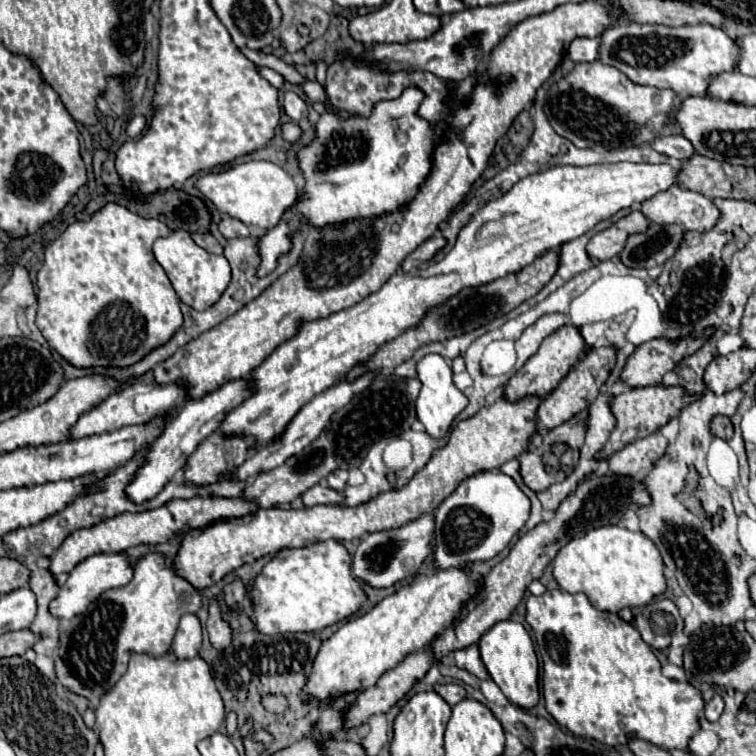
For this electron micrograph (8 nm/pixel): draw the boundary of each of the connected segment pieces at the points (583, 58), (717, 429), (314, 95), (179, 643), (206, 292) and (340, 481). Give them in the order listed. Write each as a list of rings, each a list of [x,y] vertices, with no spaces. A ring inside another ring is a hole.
[[[575,38],[575,42],[571,42],[567,50],[567,56],[573,62],[593,62],[599,60],[599,46],[599,38]]]
[[[715,416],[711,420],[711,432],[723,440],[731,440],[733,436],[733,424],[727,416]]]
[[[305,80],[303,82],[303,86],[301,86],[301,90],[303,90],[303,94],[311,100],[311,102],[317,102],[317,100],[321,100],[325,106],[327,106],[327,110],[331,110],[331,102],[327,100],[327,96],[325,96],[325,90],[319,86],[319,82],[311,82],[311,80]]]
[[[185,614],[179,622],[175,640],[171,644],[179,658],[193,658],[201,648],[201,620],[195,614]]]
[[[185,230],[171,231],[169,236],[157,238],[153,244],[153,254],[167,272],[177,296],[195,310],[207,310],[207,306],[213,306],[231,280],[231,268],[227,266],[227,260],[199,248]]]
[[[335,470],[327,476],[327,484],[337,490],[337,492],[343,492],[345,486],[347,486],[347,470]]]

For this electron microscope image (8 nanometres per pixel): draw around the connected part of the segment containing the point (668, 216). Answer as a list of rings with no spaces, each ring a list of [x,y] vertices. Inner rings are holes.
[[[675,186],[667,194],[657,194],[651,202],[643,202],[641,212],[657,224],[679,224],[683,230],[709,232],[717,224],[721,212],[711,198]]]

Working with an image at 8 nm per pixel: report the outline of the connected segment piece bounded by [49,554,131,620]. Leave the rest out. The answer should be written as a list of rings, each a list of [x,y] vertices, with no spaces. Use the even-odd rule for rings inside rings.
[[[95,554],[87,560],[83,560],[79,566],[75,566],[69,572],[67,582],[59,588],[57,596],[51,600],[49,604],[49,612],[57,618],[75,618],[77,614],[83,614],[83,610],[87,610],[87,606],[99,598],[99,594],[103,594],[109,588],[115,586],[125,586],[131,580],[131,564],[125,556],[121,554]]]

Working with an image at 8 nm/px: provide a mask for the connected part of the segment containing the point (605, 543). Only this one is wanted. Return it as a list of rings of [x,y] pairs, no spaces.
[[[601,526],[591,532],[587,532],[583,538],[571,540],[567,546],[563,546],[553,560],[553,576],[559,582],[559,588],[565,592],[583,592],[587,594],[589,602],[605,612],[619,612],[621,608],[635,608],[645,606],[653,598],[661,596],[667,590],[665,576],[663,576],[663,560],[657,550],[657,546],[641,532],[631,532],[623,526]]]

